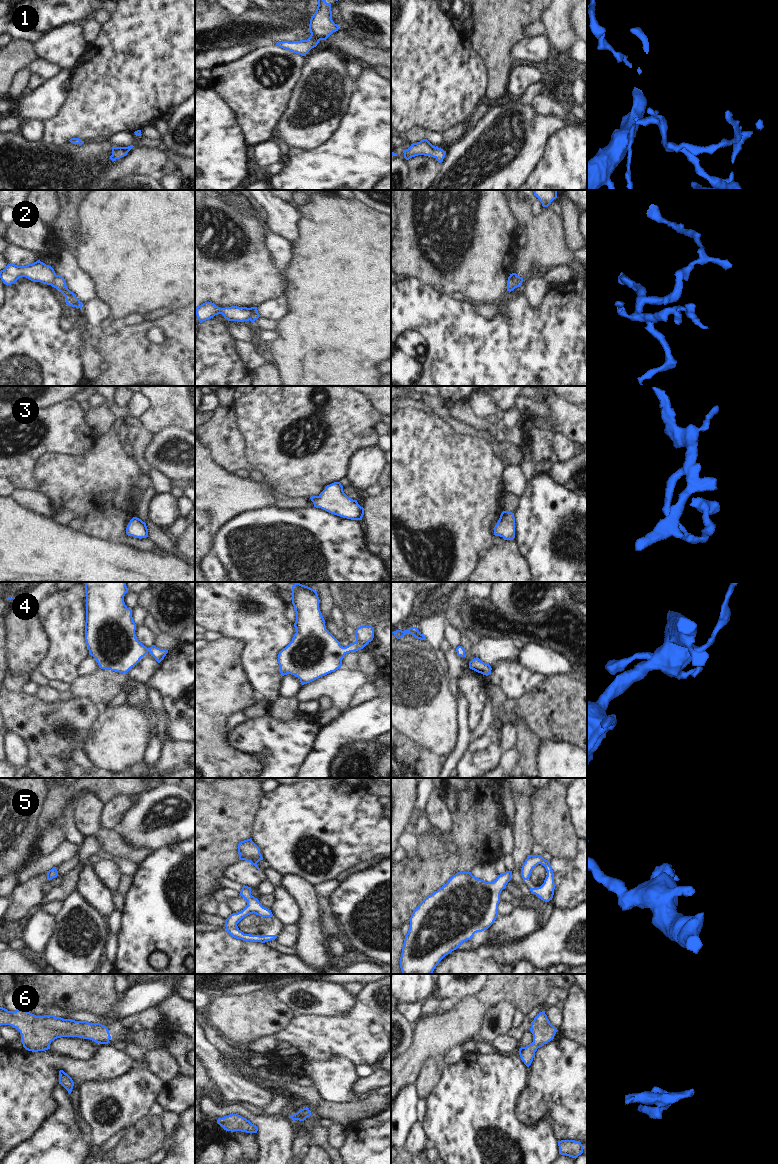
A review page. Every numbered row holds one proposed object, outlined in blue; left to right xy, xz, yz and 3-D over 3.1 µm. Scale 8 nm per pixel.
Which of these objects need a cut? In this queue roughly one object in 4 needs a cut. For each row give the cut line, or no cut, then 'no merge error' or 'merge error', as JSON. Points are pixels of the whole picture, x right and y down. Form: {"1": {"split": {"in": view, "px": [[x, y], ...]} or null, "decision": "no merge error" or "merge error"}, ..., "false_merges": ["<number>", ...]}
{"1": {"split": null, "decision": "no merge error"}, "2": {"split": {"in": "xz", "px": [[248, 308], [249, 319]]}, "decision": "merge error"}, "3": {"split": null, "decision": "no merge error"}, "4": {"split": null, "decision": "no merge error"}, "5": {"split": null, "decision": "no merge error"}, "6": {"split": null, "decision": "no merge error"}, "false_merges": ["2"]}

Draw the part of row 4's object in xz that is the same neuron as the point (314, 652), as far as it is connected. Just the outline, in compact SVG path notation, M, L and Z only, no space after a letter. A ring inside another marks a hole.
M296 582L292 586L292 604L296 612L294 627L296 633L292 641L278 654L278 664L282 676L291 674L300 679L302 685L310 683L342 666L343 657L350 652L363 649L374 638L374 627L360 626L355 630L356 641L343 647L326 629L325 620L319 609L319 597L315 589Z

